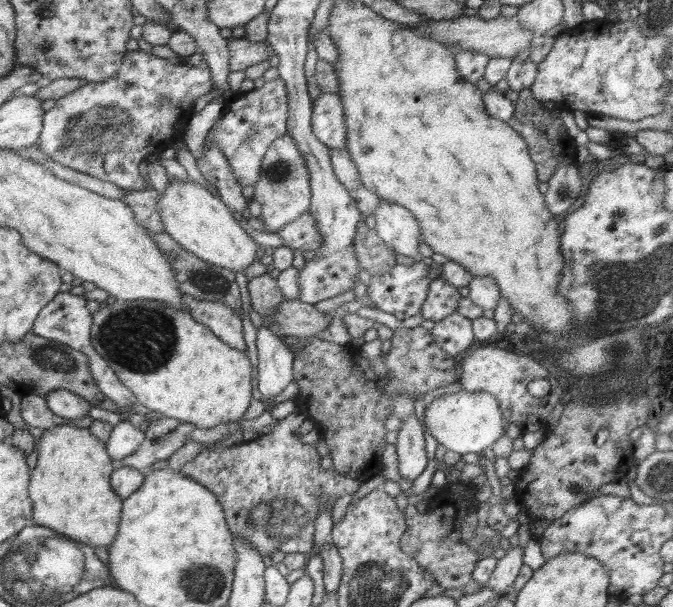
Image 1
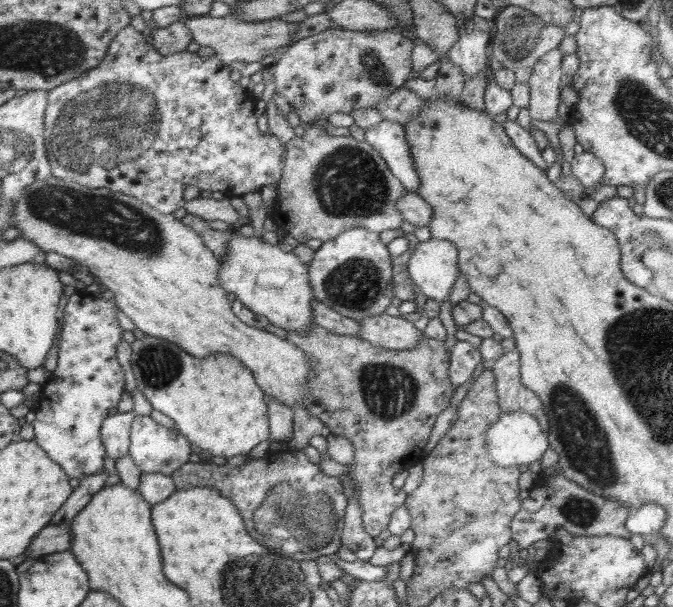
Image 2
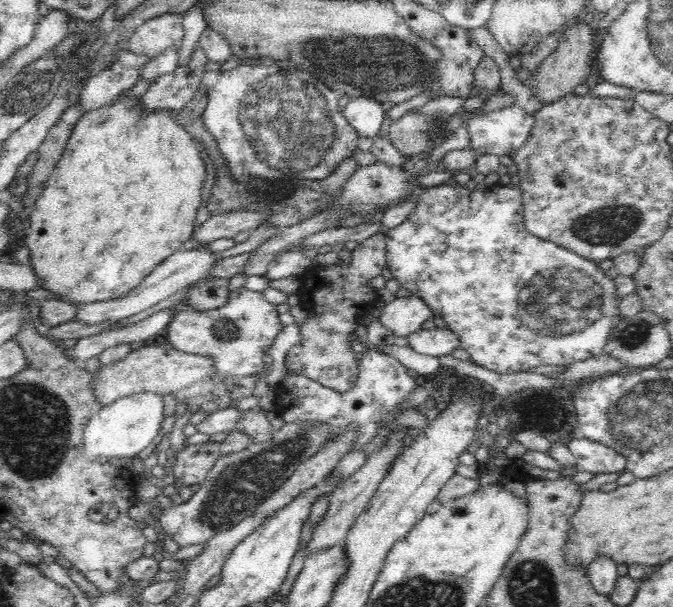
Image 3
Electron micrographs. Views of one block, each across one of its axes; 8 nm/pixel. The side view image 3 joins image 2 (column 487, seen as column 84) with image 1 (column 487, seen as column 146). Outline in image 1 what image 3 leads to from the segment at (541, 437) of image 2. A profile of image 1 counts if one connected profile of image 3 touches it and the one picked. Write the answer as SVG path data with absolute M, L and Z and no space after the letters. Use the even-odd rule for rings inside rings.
M461 389L451 394L437 395L431 404L426 406L423 414L430 434L439 444L461 455L468 452L480 454L482 450L490 448L498 438L504 438L506 434L504 430L507 425L502 418L499 402L492 394L484 391L470 392Z

